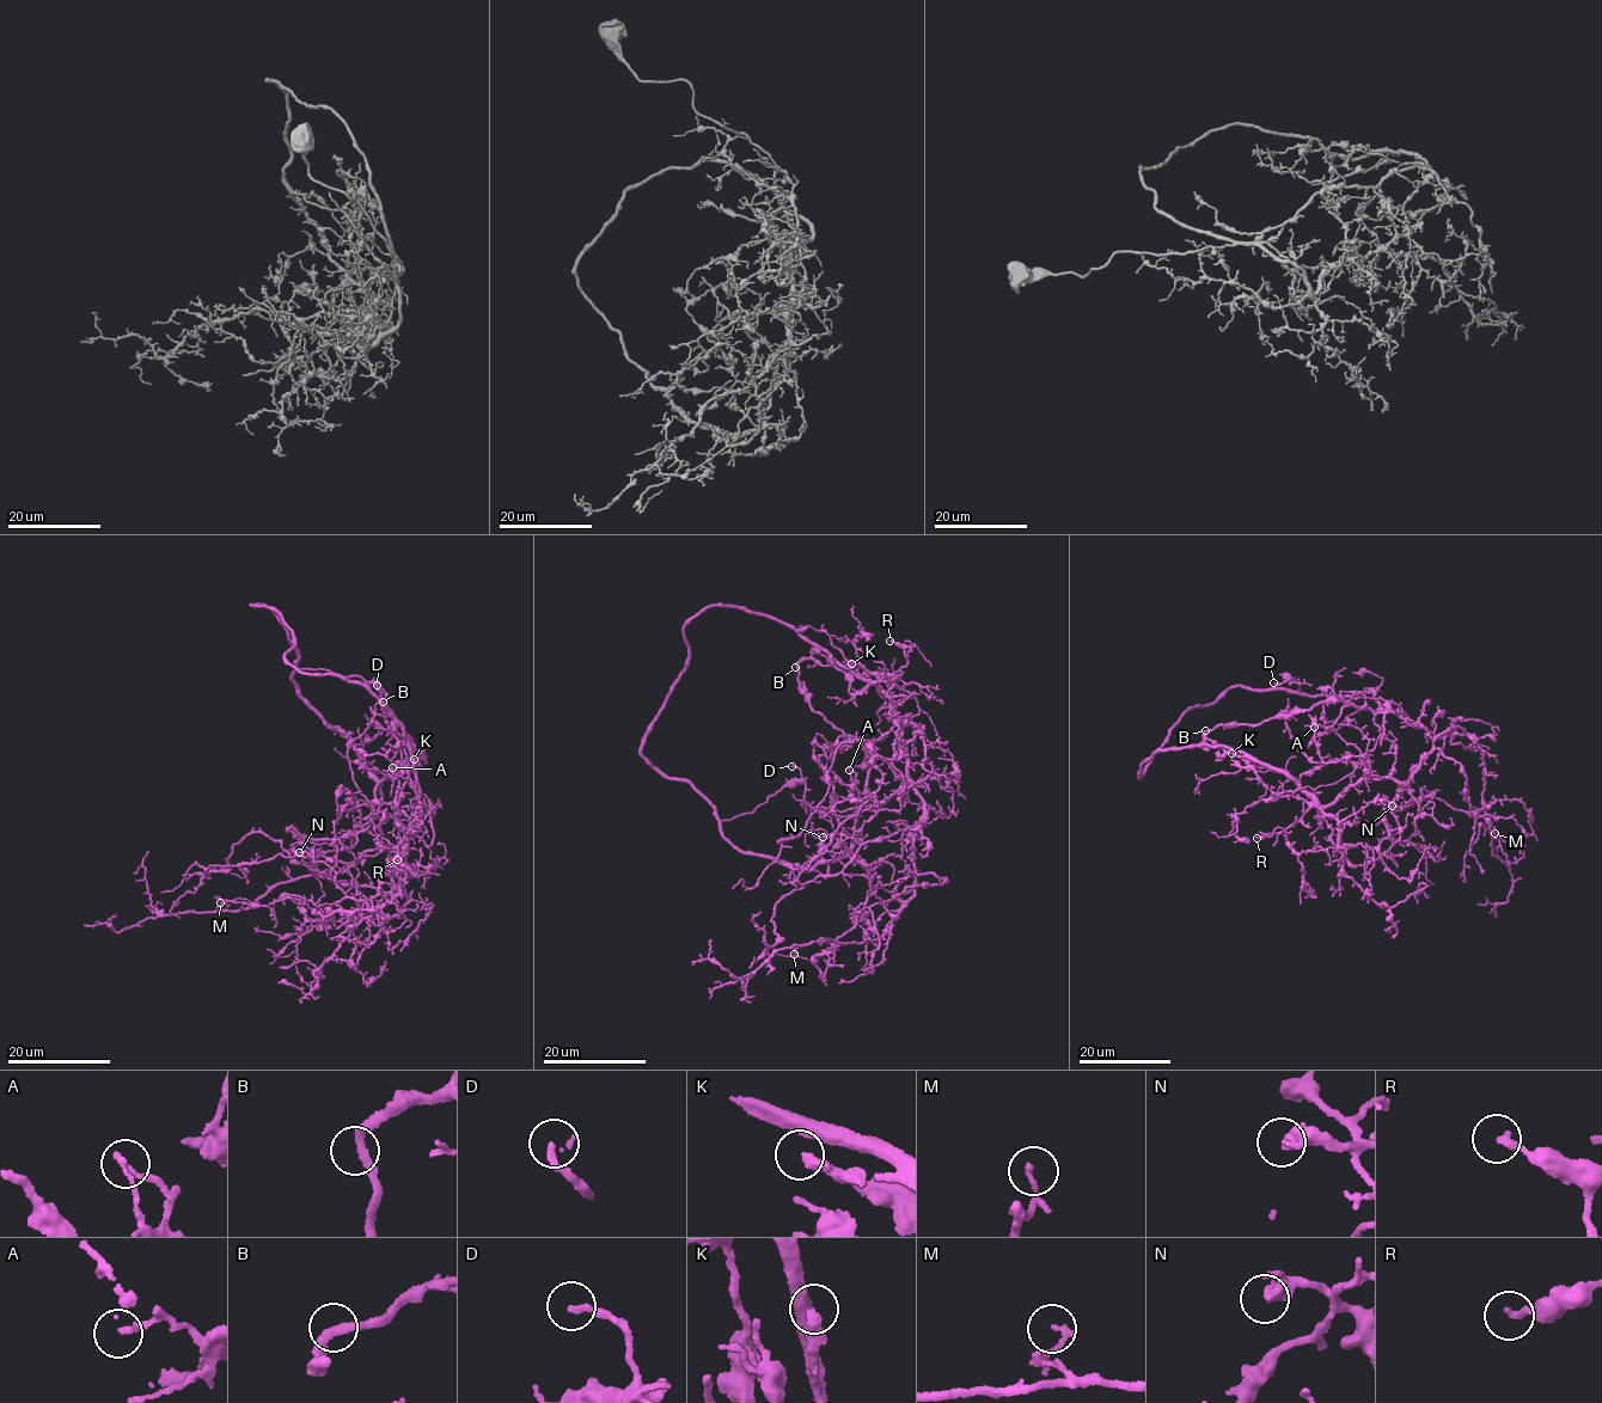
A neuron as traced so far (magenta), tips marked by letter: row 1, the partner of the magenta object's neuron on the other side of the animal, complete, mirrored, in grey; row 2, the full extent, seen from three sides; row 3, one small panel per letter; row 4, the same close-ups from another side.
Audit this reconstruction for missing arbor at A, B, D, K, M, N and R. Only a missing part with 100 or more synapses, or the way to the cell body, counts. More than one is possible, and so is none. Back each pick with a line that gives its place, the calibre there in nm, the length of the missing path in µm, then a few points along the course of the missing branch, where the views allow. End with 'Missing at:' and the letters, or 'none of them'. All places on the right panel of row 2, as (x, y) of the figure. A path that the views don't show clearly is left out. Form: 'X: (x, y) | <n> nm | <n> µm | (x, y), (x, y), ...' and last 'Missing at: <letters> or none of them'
K: (1231, 753) | 340 nm | 40 µm | (1231, 753), (1216, 752), (1210, 735), (1214, 725), (1209, 696), (1202, 687), (1157, 688), (1162, 684)
Missing at: K

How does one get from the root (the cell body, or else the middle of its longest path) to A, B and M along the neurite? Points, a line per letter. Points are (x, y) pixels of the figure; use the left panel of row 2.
A: (342, 883), (318, 872), (311, 855), (355, 845), (379, 807), (378, 780), (398, 764), (397, 773), (392, 767)
B: (342, 883), (385, 892), (408, 874), (413, 837), (397, 818), (391, 760), (408, 743), (383, 702)
M: (342, 883), (390, 892), (401, 856), (365, 851), (344, 871), (277, 882), (245, 908), (220, 902)

